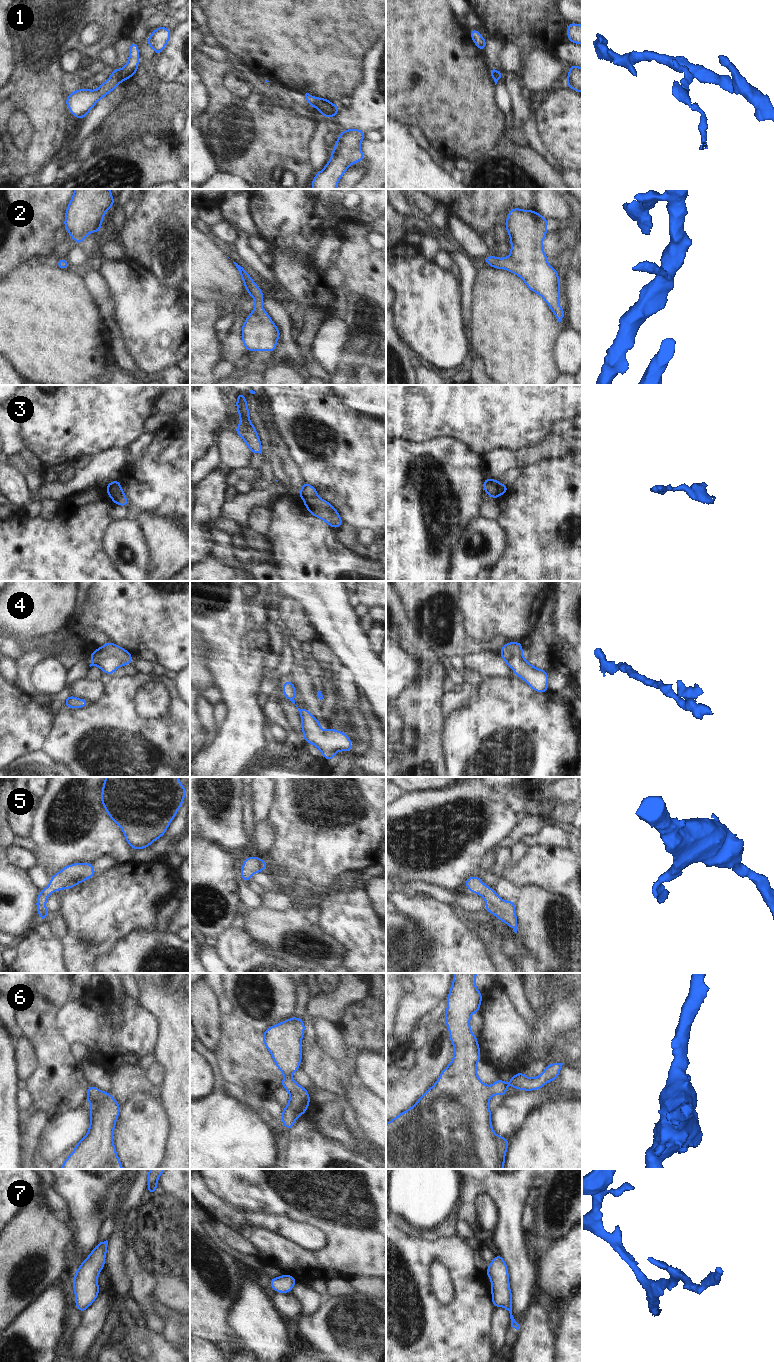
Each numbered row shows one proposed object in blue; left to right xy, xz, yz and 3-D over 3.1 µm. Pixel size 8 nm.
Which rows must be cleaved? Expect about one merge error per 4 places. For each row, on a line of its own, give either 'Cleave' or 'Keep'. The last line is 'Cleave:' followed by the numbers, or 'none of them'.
1: Cleave
2: Keep
3: Cleave
4: Keep
5: Keep
6: Keep
7: Keep
Cleave: 1, 3

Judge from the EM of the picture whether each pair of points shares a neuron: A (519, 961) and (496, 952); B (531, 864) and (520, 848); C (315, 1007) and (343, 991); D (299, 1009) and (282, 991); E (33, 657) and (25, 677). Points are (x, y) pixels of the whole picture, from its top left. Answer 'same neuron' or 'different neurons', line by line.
A: different neurons
B: different neurons
C: same neuron
D: different neurons
E: same neuron

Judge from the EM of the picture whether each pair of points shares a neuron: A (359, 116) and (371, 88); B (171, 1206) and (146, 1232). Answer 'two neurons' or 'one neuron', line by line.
A: one neuron
B: one neuron

